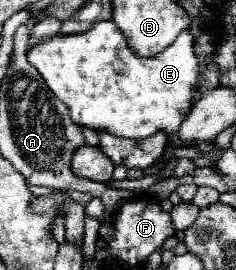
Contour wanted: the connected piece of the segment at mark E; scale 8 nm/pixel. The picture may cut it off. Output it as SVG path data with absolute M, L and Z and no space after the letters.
M108 20L108 22L94 24L94 28L84 34L52 36L40 42L28 52L28 62L40 72L40 76L44 78L46 86L54 92L54 96L60 98L64 104L68 104L70 116L78 126L86 126L96 132L108 132L122 138L136 138L136 140L148 138L154 132L164 132L170 144L192 146L200 150L202 156L210 154L212 148L216 146L214 140L194 140L192 144L188 144L186 140L178 138L180 124L188 116L194 104L194 92L198 88L198 74L200 74L200 62L194 54L194 40L190 30L182 32L182 36L178 36L178 40L158 56L138 58L134 56L134 52L126 48L126 36L122 36L118 32L118 26L112 20Z

